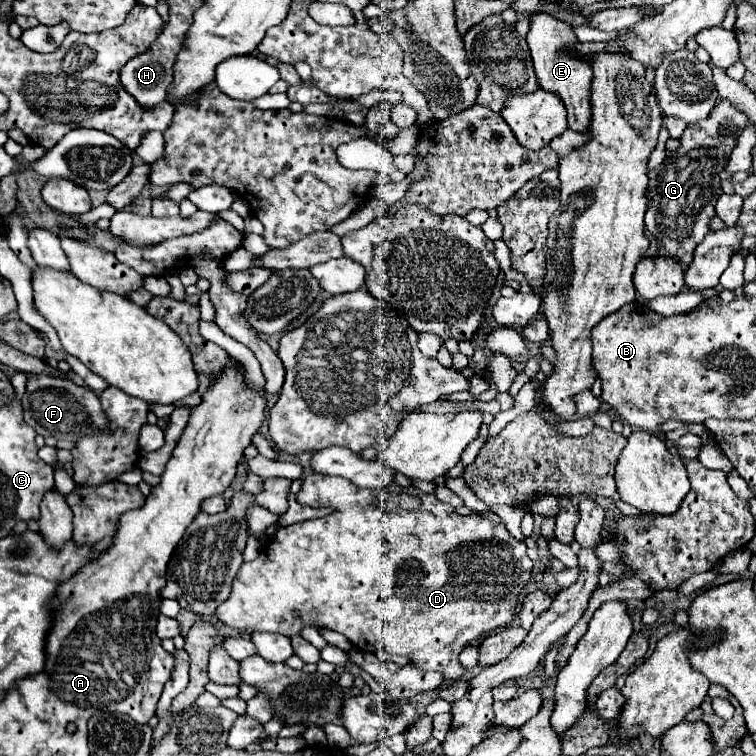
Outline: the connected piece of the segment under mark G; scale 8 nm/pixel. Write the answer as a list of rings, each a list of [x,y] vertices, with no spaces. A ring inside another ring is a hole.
[[[727,99],[719,101],[711,117],[689,125],[681,135],[677,151],[667,153],[665,161],[649,171],[651,203],[645,215],[645,227],[657,237],[665,251],[689,265],[699,241],[705,239],[709,223],[715,217],[715,201],[723,193],[719,187],[719,173],[725,169],[737,135],[743,131],[747,115],[737,111]]]

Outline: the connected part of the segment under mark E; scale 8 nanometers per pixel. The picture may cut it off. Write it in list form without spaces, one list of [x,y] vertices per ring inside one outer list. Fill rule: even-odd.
[[[545,11],[531,13],[531,29],[527,33],[527,43],[531,49],[533,67],[535,67],[535,73],[539,77],[541,89],[559,95],[567,107],[567,113],[569,113],[567,115],[569,129],[573,129],[577,133],[585,133],[589,129],[589,119],[591,119],[589,95],[591,95],[593,71],[591,71],[591,63],[579,59],[571,51],[579,43],[573,27],[569,23],[559,21],[557,17],[545,13]]]

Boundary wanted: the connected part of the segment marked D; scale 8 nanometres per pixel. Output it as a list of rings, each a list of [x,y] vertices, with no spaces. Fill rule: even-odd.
[[[313,473],[309,477],[301,479],[301,491],[295,495],[295,499],[301,505],[309,505],[309,507],[331,507],[333,513],[321,519],[311,519],[311,521],[303,521],[303,523],[295,523],[289,527],[279,529],[279,533],[269,541],[269,545],[261,547],[261,553],[257,559],[245,563],[239,569],[239,577],[235,577],[235,585],[233,585],[233,593],[227,601],[223,601],[223,605],[219,605],[219,609],[215,611],[215,615],[227,625],[227,621],[233,621],[233,629],[241,631],[241,633],[281,633],[281,635],[297,635],[301,631],[303,625],[315,625],[315,627],[323,627],[323,629],[331,629],[337,633],[343,633],[355,647],[363,649],[363,651],[373,651],[373,653],[391,653],[391,655],[403,655],[407,657],[413,665],[419,665],[419,669],[425,671],[441,671],[445,675],[445,679],[455,679],[455,677],[463,677],[465,669],[459,663],[459,653],[463,651],[465,645],[469,645],[473,639],[477,639],[479,635],[493,631],[495,627],[507,627],[515,615],[517,615],[517,597],[523,591],[523,587],[531,581],[531,571],[533,571],[533,561],[527,557],[527,545],[517,541],[515,537],[511,537],[505,529],[505,525],[495,525],[489,519],[475,519],[475,517],[465,517],[455,513],[455,509],[451,509],[451,505],[441,503],[435,495],[425,495],[419,491],[411,491],[409,495],[415,495],[421,501],[419,509],[399,509],[399,511],[385,511],[381,509],[375,501],[383,495],[383,493],[395,493],[395,485],[389,487],[387,491],[367,491],[367,489],[355,489],[347,479],[343,477],[327,477],[327,475],[319,475]],[[294,611],[299,612],[299,616],[294,615]]]

